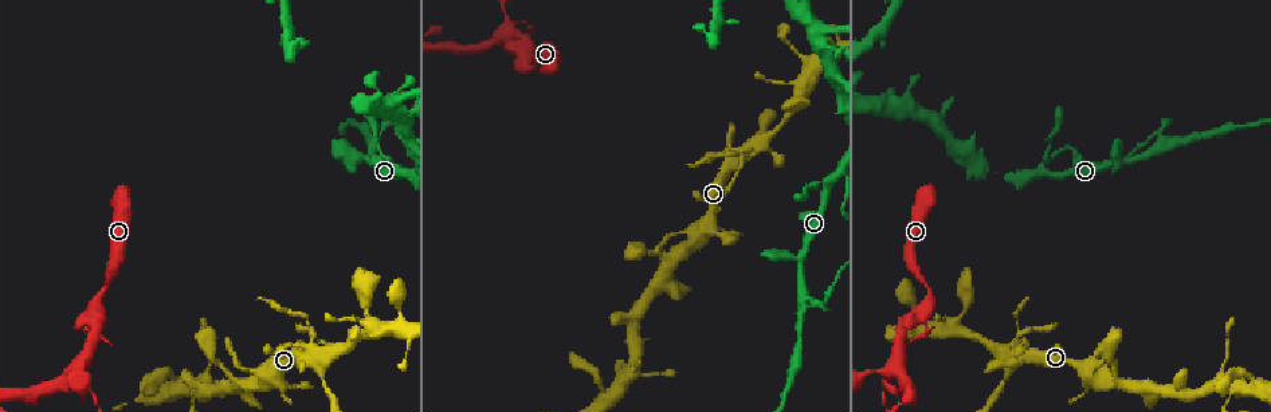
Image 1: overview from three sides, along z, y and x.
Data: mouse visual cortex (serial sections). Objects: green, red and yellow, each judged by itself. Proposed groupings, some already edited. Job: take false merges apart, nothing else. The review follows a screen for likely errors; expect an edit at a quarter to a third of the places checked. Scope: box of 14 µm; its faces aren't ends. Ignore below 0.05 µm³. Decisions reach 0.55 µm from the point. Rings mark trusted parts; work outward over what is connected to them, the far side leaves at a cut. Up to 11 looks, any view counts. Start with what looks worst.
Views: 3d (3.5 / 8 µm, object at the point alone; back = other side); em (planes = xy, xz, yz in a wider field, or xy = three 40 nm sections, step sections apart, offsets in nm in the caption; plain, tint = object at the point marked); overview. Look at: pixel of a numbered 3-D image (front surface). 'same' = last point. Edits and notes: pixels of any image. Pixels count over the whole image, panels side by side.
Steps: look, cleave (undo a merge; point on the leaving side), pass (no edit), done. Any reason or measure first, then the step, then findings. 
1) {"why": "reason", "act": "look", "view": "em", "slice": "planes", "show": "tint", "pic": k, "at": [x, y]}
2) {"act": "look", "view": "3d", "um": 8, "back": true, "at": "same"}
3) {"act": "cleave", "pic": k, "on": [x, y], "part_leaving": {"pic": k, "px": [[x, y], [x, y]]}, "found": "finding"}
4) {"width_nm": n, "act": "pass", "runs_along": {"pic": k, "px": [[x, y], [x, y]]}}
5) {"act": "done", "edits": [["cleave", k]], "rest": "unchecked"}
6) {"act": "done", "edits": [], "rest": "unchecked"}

{"why": "sudden change in width", "act": "look", "view": "3d", "um": 3.5, "pic": 1, "at": [1157, 144]}

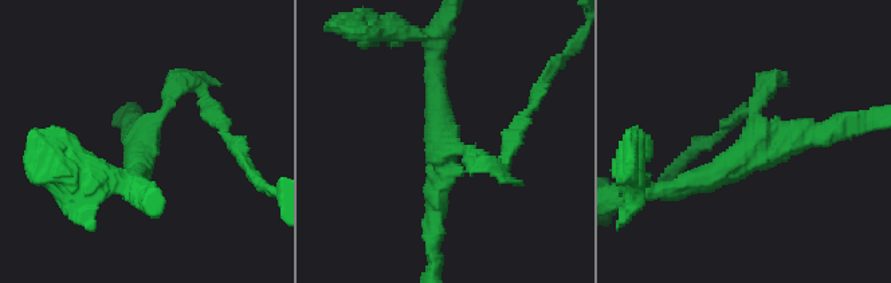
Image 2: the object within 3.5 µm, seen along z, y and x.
{"arms": 3, "arm_widths_nm": [200, 250, 300], "why": "shape alone is not enough", "act": "look", "view": "em", "slice": "planes", "show": "tint", "pic": 2, "at": [441, 149]}

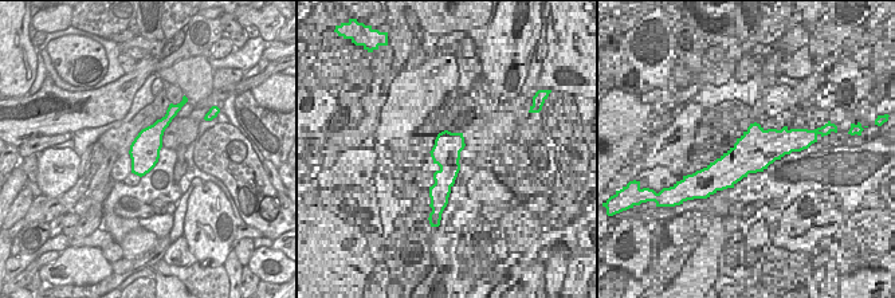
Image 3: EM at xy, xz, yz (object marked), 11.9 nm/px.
{"act": "pass", "runs_along": {"pic": 2, "px": [[675, 188], [772, 138], [833, 130]]}, "found": "continuous, no second cell"}

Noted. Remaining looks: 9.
{"why": "four arms meet", "act": "look", "view": "3d", "um": 3.5, "pic": 1, "at": [313, 357]}

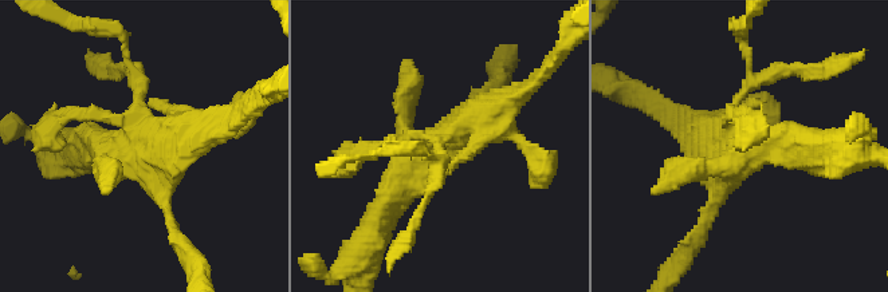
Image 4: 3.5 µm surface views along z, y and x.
{"why": "now the EM", "act": "look", "view": "em", "slice": "xy", "step": 3, "show": "tint", "pic": 4, "at": [139, 149]}

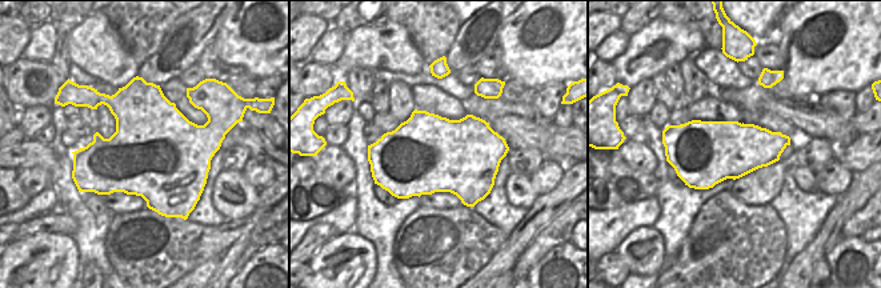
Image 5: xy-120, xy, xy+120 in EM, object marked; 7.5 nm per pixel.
{"width_nm": 600, "act": "pass", "runs_along": {"pic": 4, "px": [[386, 210], [403, 173], [514, 98]]}, "found": "all the same cell"}

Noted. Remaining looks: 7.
{"why": "small branch off a trunk", "act": "look", "view": "3d", "um": 3.5, "pic": 1, "at": [509, 24]}

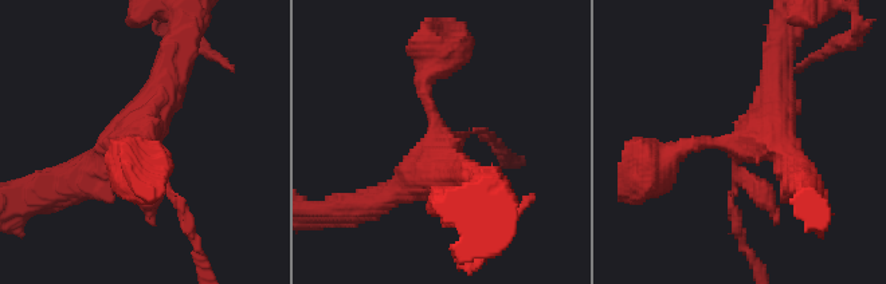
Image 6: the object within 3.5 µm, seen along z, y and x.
{"act": "look", "view": "em", "slice": "xy", "step": 3, "show": "plain", "pic": 6, "at": [439, 148]}

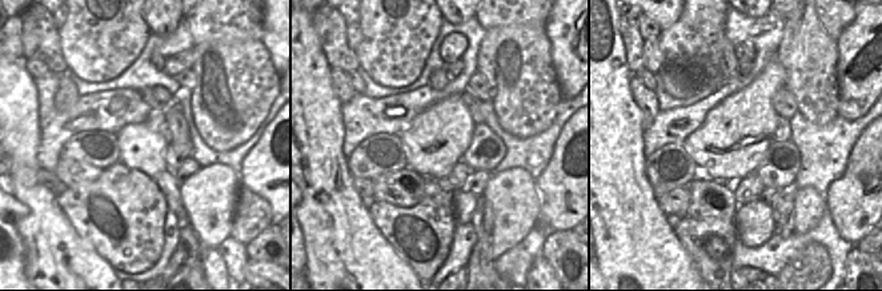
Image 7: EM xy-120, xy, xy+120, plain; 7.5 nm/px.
{"act": "look", "view": "em", "slice": "xy", "step": 3, "show": "tint", "at": "same"}

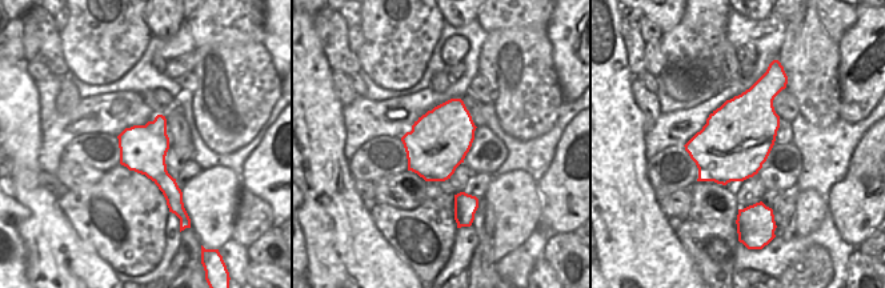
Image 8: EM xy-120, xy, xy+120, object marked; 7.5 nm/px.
{"arm_widths_nm": [150, 200, 350, 400], "act": "pass", "runs_along": {"pic": 6, "px": [[172, 58], [148, 119], [66, 186]]}, "found": "one cell here"}

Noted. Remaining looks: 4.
{"why": "calibre changes", "act": "look", "view": "em", "slice": "xy", "step": 1, "show": "tint", "pic": 1, "at": [831, 181]}

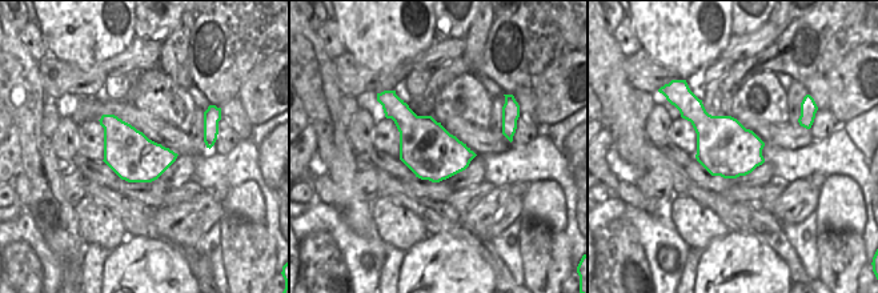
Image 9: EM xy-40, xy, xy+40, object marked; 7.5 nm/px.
{"why": "wider look", "act": "look", "view": "3d", "um": 3.5, "at": "same"}

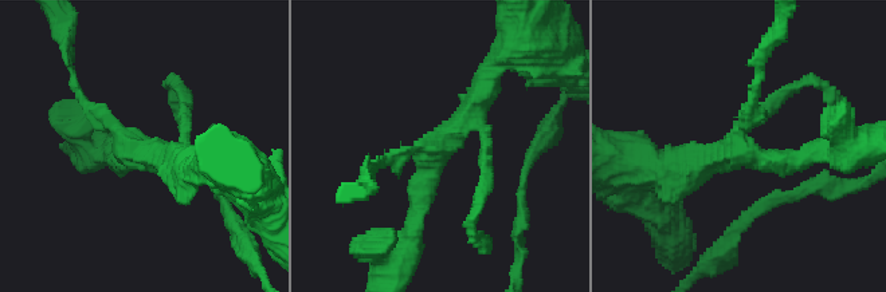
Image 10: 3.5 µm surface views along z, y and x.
{"arm_widths_nm": [150, 150, 200, 300], "act": "pass", "runs_along": {"pic": 10, "px": [[411, 229], [432, 150], [490, 85]]}, "found": "one cell here"}

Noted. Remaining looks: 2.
{"act": "done", "edits": [], "rest": "unchecked"}

